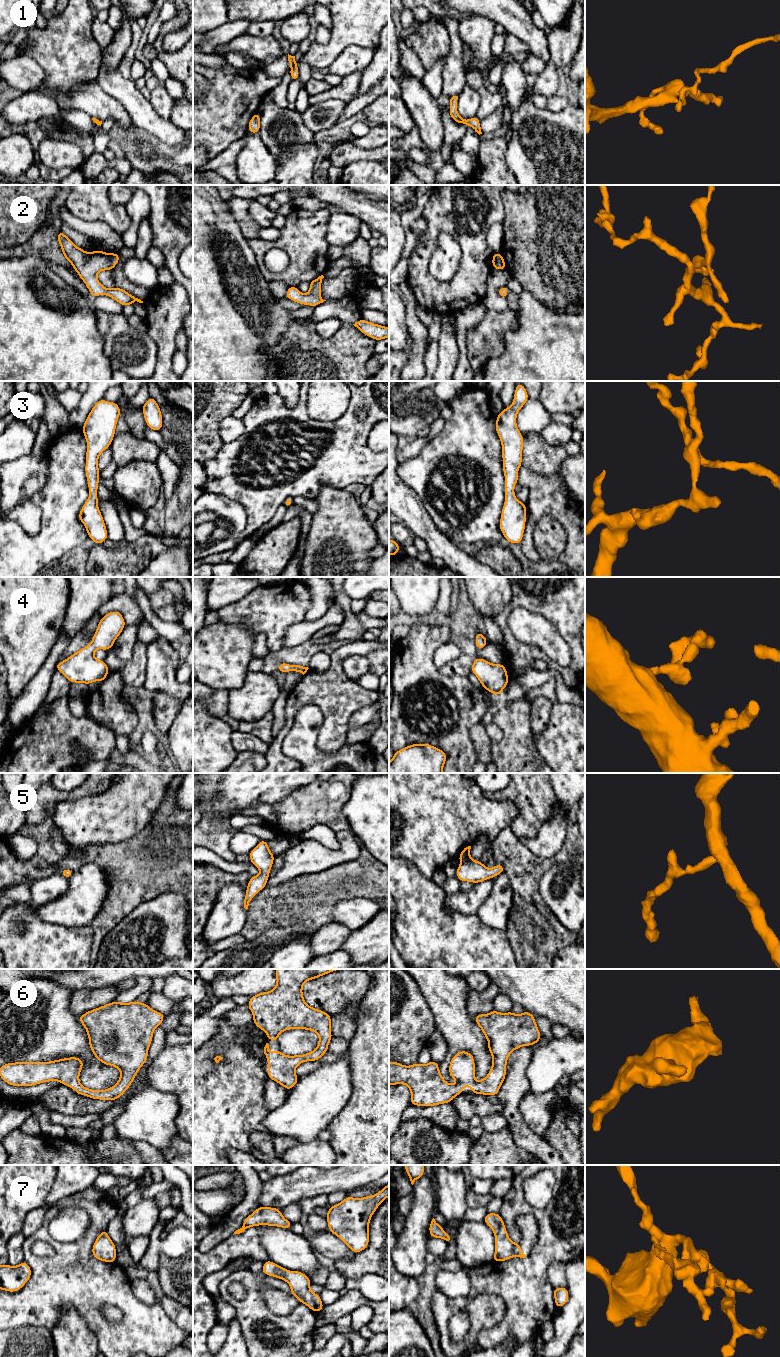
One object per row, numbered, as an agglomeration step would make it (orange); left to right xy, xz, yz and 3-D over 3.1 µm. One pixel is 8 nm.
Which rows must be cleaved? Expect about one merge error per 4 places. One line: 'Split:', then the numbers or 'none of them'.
Split: 1

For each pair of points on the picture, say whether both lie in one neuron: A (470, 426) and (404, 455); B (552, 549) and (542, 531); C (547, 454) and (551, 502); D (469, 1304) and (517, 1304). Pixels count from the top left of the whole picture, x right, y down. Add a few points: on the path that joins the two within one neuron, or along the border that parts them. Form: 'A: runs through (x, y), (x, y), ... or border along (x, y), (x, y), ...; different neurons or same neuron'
A: border along (429, 441), (415, 456), (406, 461); different neurons
B: runs through (550, 545), (550, 539), (546, 535); same neuron
C: border along (527, 467), (538, 473), (558, 476); different neurons
D: border along (484, 1292), (505, 1305), (495, 1326); different neurons

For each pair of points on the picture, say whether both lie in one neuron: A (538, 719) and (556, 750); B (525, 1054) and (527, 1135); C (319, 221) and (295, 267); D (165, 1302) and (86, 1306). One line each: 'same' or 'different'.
A: different
B: same
C: same
D: different

